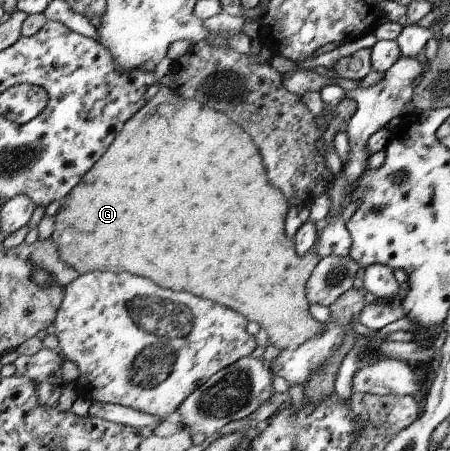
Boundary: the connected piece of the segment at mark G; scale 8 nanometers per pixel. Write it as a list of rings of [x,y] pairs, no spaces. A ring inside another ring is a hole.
[[[160,85],[156,96],[127,121],[123,131],[115,137],[114,143],[107,149],[107,153],[66,196],[66,201],[59,201],[60,208],[55,214],[53,234],[50,238],[57,246],[60,245],[60,249],[64,249],[66,253],[72,253],[72,257],[80,257],[80,261],[68,261],[68,265],[72,265],[74,269],[90,271],[90,269],[100,267],[100,271],[103,272],[130,271],[130,273],[148,277],[168,289],[190,291],[200,297],[208,297],[210,301],[220,301],[220,305],[239,311],[245,318],[248,318],[248,321],[259,323],[262,329],[266,329],[269,341],[275,348],[295,350],[325,329],[325,323],[318,322],[308,312],[310,303],[307,301],[306,287],[311,273],[315,271],[321,260],[321,255],[316,251],[316,247],[320,243],[319,239],[323,229],[328,225],[328,221],[342,214],[344,206],[348,204],[344,197],[347,190],[347,177],[342,171],[330,182],[326,191],[331,201],[330,210],[325,218],[315,223],[316,233],[318,233],[316,243],[312,245],[307,254],[300,256],[296,253],[295,242],[287,236],[286,232],[286,217],[290,211],[287,196],[271,184],[271,181],[266,177],[266,169],[263,164],[263,156],[255,145],[254,137],[250,131],[246,133],[244,127],[238,125],[234,120],[230,121],[227,113],[216,111],[216,109],[201,104],[196,98],[185,98],[171,88]],[[74,249],[80,249],[80,253],[74,255]]]

